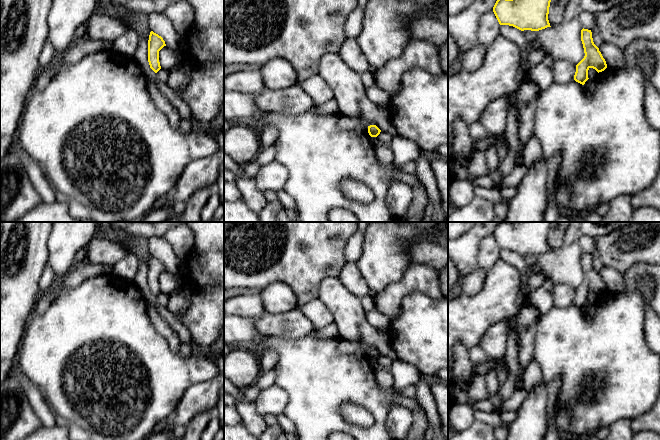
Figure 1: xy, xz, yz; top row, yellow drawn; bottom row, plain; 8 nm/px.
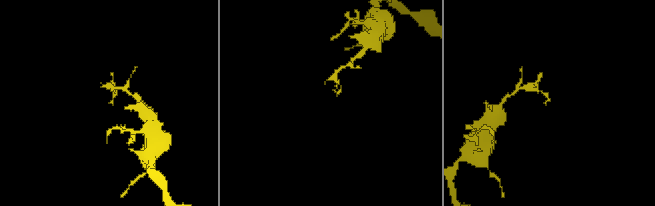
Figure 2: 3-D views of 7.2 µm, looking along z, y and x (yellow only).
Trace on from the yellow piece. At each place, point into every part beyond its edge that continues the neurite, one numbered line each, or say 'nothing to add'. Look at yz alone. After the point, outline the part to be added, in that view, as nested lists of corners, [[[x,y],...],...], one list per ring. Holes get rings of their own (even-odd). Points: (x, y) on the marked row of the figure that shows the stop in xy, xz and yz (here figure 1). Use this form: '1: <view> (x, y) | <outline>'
nothing to add

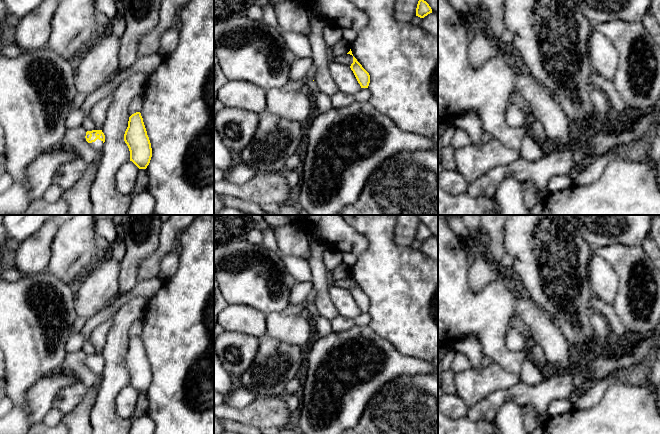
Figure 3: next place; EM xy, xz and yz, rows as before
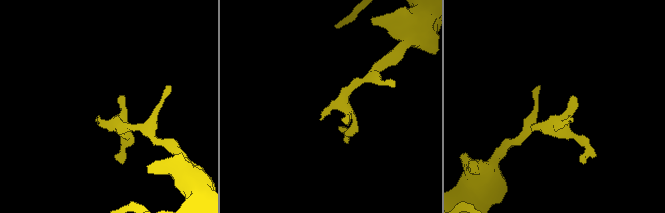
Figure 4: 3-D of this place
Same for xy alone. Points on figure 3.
1: xy (98, 144) | [[[97,139],[95,142],[92,142],[92,143],[88,143],[91,147],[93,147],[94,149],[97,149],[97,150],[102,150],[103,146],[104,146],[104,143],[103,141]],[[87,142],[88,143],[88,142]]]

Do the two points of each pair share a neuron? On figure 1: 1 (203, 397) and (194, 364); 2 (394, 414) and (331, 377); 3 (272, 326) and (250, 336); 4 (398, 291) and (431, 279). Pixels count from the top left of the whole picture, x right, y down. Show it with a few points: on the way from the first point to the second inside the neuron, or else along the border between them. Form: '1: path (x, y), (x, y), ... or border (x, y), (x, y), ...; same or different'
1: border (213, 377), (191, 385), (181, 397); different
2: border (395, 403), (389, 407), (385, 421), (386, 429); different
3: border (256, 318), (256, 330), (261, 337); different
4: path (406, 285), (415, 279), (423, 279); same

